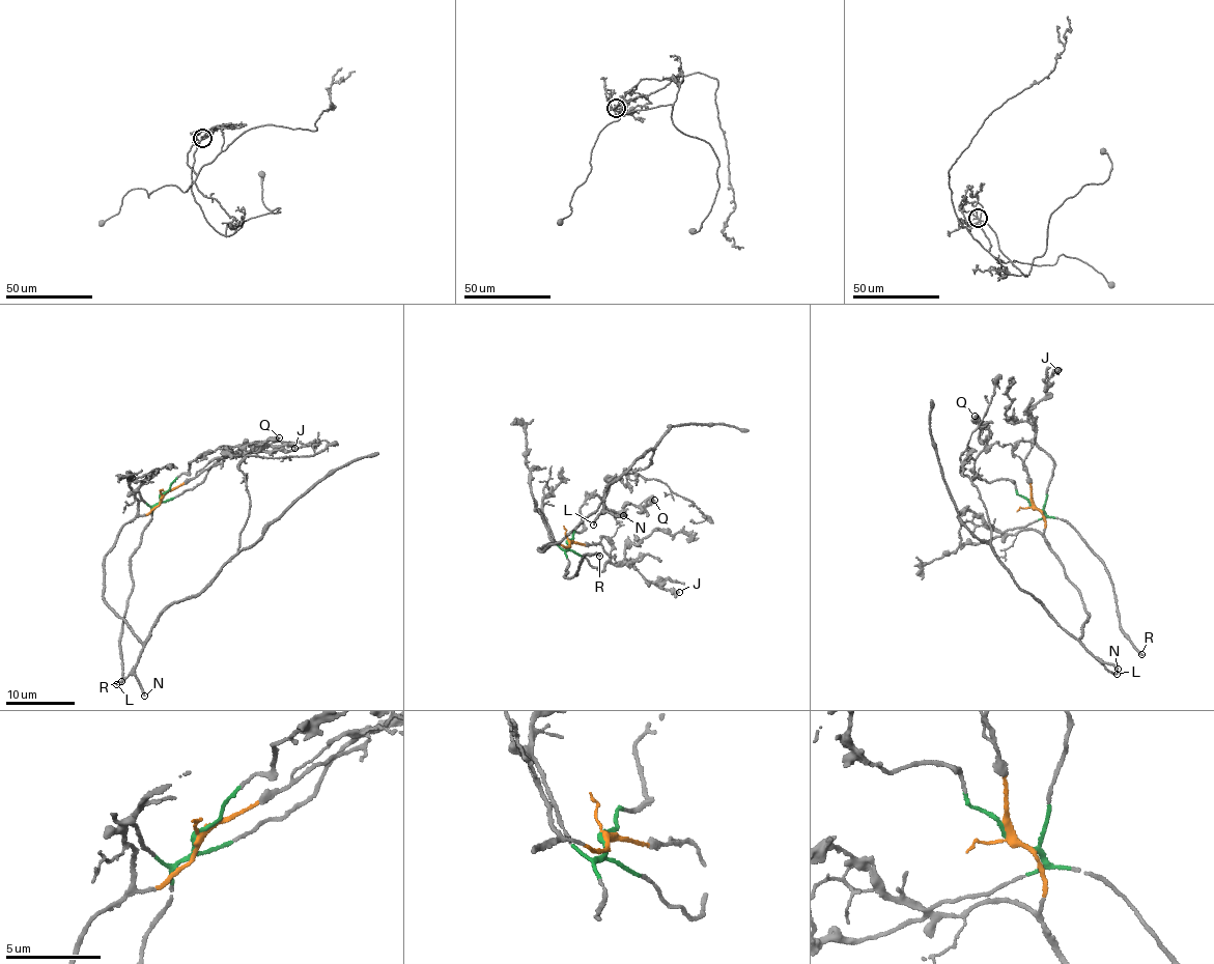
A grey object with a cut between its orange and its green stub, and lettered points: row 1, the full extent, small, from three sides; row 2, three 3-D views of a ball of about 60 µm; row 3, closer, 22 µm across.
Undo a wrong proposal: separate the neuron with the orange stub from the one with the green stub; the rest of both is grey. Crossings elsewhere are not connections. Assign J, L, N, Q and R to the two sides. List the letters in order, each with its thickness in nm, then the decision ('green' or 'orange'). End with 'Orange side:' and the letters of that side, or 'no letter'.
J: calibre 280 nm; green
L: calibre 180 nm; orange
N: calibre 200 nm; orange
Q: calibre 480 nm; green
R: calibre 220 nm; green
Orange side: L, N

